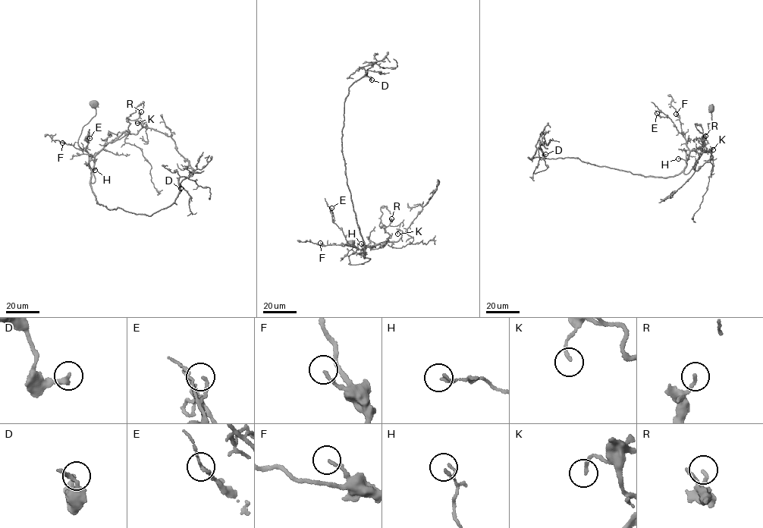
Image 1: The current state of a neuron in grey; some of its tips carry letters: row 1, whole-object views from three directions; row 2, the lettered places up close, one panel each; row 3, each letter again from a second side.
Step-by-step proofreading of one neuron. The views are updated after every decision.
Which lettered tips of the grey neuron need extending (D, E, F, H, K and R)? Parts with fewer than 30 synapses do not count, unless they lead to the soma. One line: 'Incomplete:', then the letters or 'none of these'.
Incomplete: none of these

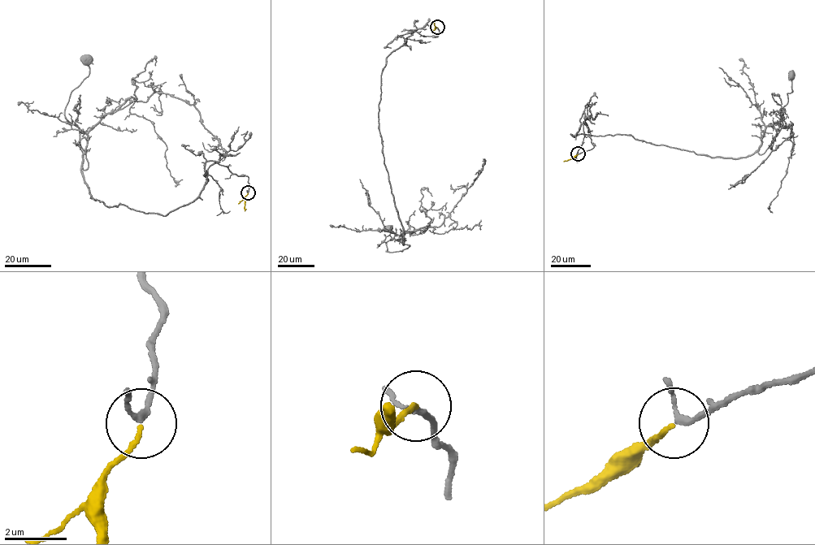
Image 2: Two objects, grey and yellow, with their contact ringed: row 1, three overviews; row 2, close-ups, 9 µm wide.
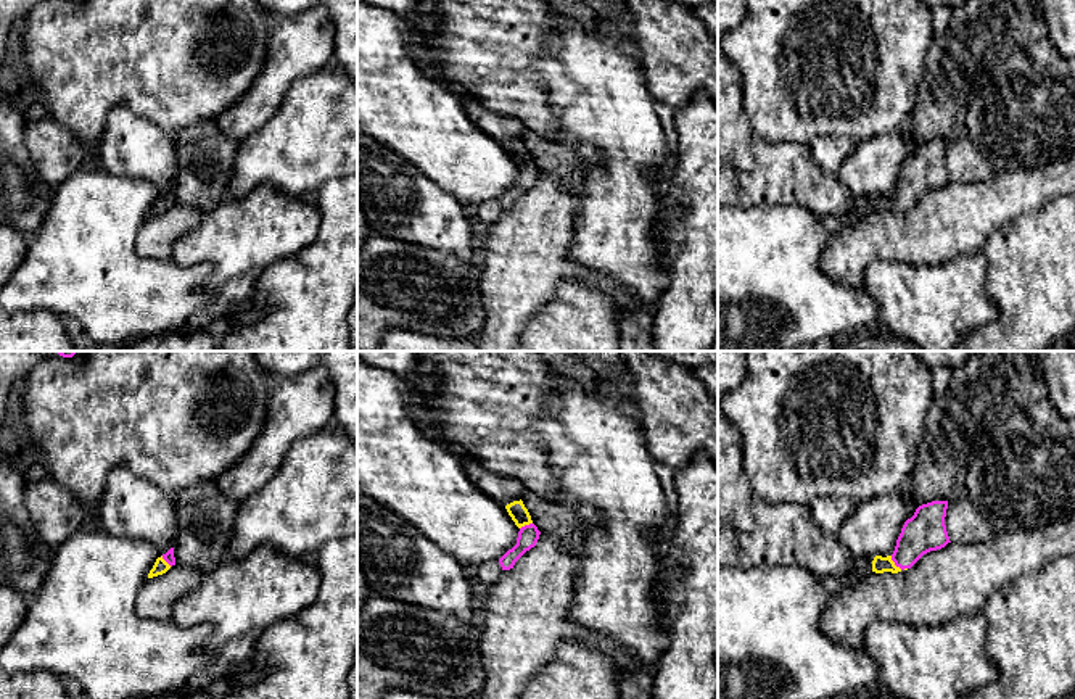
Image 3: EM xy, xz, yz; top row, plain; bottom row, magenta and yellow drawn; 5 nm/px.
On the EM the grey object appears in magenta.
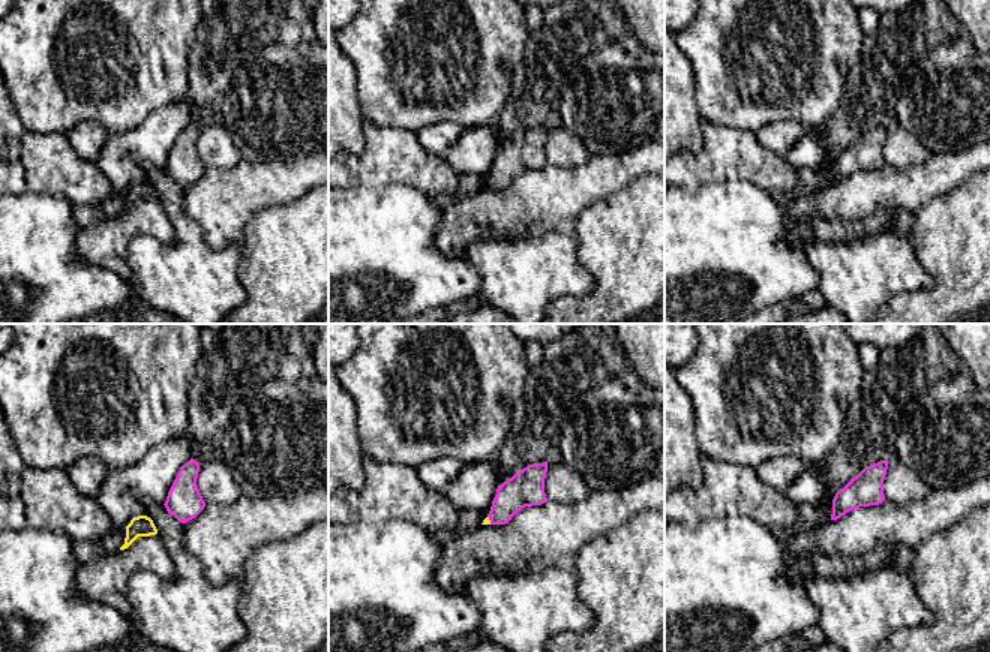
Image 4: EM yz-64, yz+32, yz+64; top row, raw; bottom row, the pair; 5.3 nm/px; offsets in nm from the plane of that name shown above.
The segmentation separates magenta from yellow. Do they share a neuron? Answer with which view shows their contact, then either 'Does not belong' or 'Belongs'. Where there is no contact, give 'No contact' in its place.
Touches magenta in yz. Belongs

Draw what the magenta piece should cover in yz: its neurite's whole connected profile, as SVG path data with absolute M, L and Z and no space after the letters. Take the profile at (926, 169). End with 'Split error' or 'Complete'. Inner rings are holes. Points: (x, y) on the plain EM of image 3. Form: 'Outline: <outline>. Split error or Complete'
Outline: M932 140L916 148L896 179L892 195L875 195L872 211L898 213L911 208L924 193L945 187L949 180L945 156L948 140Z. Split error

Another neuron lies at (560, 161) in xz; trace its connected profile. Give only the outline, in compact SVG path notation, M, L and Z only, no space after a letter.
M528 129L523 132L521 140L538 169L552 176L578 198L587 164L578 156L576 150Z

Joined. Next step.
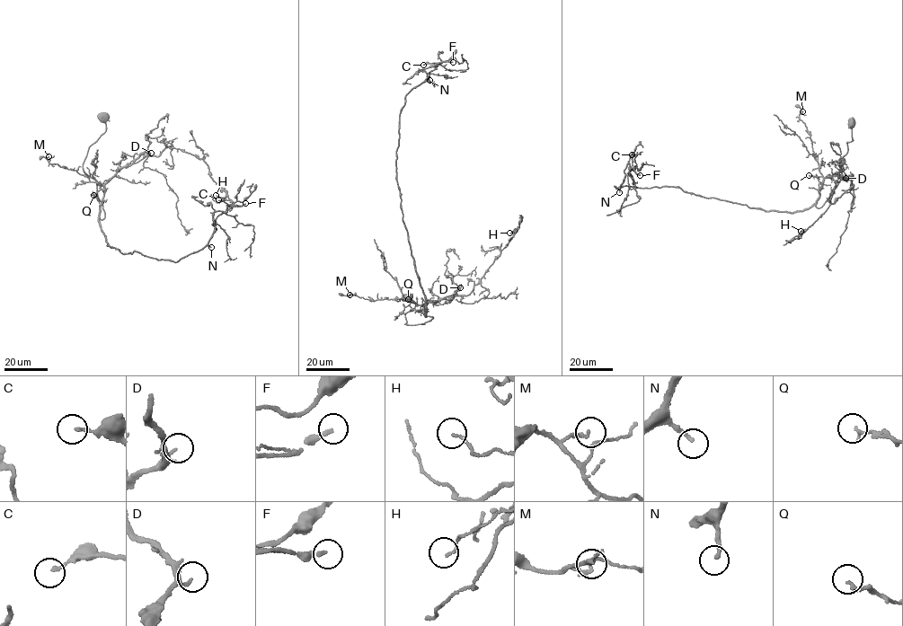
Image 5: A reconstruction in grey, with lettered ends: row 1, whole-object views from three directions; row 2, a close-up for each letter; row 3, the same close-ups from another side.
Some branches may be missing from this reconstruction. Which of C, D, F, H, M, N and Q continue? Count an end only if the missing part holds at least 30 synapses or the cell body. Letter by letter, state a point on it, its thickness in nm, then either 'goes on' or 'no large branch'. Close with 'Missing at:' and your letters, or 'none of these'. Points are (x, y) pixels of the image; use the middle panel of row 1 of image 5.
C: at (423, 65); 130 nm thick; no large branch
D: at (460, 287); 120 nm thick; no large branch
F: at (453, 62); 160 nm thick; goes on
H: at (509, 233); 110 nm thick; no large branch
M: at (349, 295); 150 nm thick; no large branch
N: at (429, 80); 180 nm thick; goes on
Q: at (408, 299); 130 nm thick; no large branch
Missing at: F, N

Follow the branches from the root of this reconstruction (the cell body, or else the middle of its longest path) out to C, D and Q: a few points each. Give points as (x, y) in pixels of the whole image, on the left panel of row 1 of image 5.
C: (103, 115), (83, 167), (96, 181), (109, 246), (174, 262), (208, 242), (233, 205), (218, 199)
D: (103, 115), (106, 131), (89, 146), (83, 167), (96, 181), (105, 215), (101, 219), (106, 183), (151, 153)
Q: (103, 115), (106, 131), (89, 146), (83, 167), (96, 181), (101, 219), (104, 187), (93, 195)

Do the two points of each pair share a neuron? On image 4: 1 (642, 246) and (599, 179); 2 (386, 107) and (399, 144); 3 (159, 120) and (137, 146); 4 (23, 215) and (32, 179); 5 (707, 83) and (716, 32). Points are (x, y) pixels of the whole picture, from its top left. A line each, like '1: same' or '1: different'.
1: different
2: different
3: same
4: different
5: same

